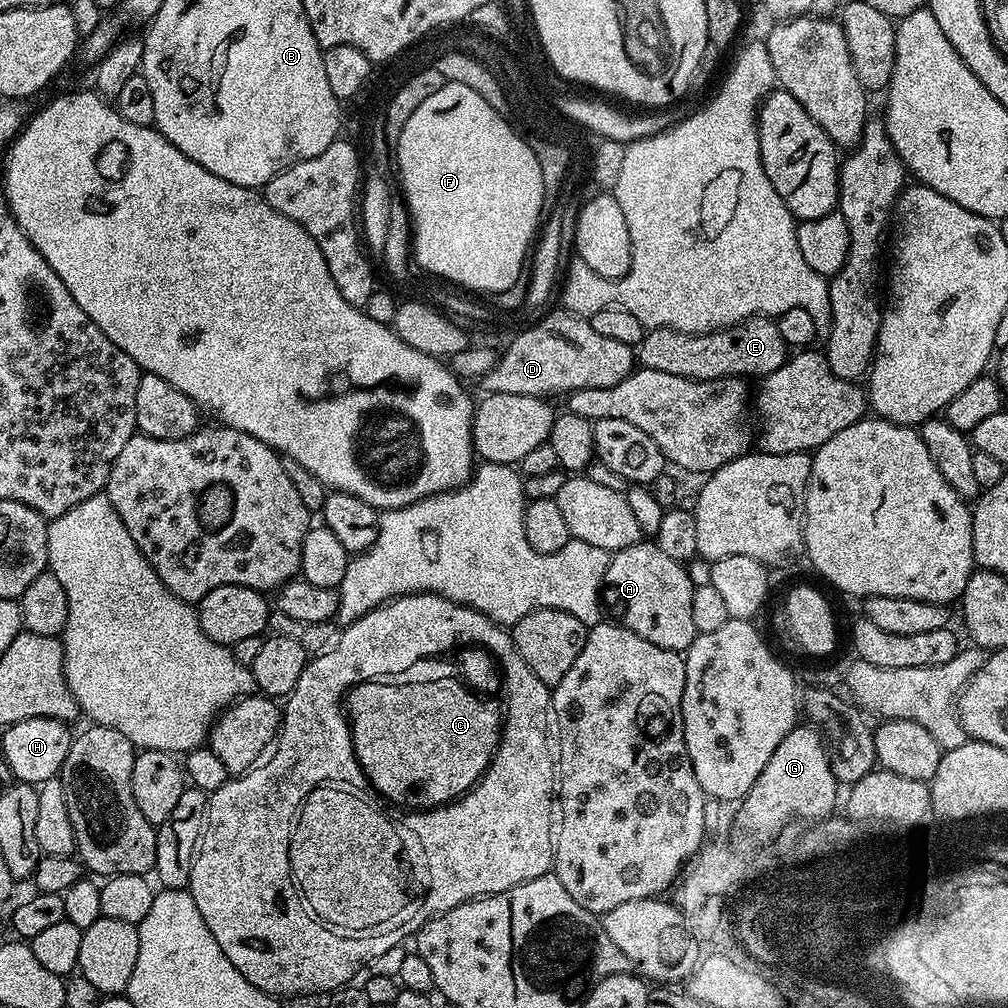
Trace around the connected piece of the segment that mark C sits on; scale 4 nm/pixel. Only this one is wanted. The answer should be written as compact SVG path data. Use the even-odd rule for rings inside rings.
M366 683L362 690L353 690L347 693L348 708L346 715L348 723L352 725L352 745L354 746L356 757L360 763L360 768L364 771L364 780L370 785L371 791L375 793L377 797L389 800L392 804L401 804L402 807L408 808L404 810L427 810L430 808L439 808L441 804L450 804L465 792L469 792L470 789L476 785L480 780L480 775L488 769L488 764L492 761L492 755L495 754L496 748L500 744L500 738L502 735L502 729L496 724L496 708L492 708L492 704L484 704L484 700L476 700L476 696L470 695L467 683L442 684L440 690L436 690L436 686L428 686L426 694L400 694L402 690L396 690L396 688L386 688L386 686L370 686ZM376 692L386 692L386 722L380 720L380 726L376 722L376 716L374 716L374 722L370 720L368 716L368 706L370 706L370 700L368 696L372 694L376 696Z

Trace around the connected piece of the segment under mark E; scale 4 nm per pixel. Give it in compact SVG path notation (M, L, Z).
M752 316L749 320L742 321L741 324L731 324L729 328L699 334L679 332L673 328L650 328L645 331L642 342L636 345L634 351L639 367L662 370L662 374L678 374L678 378L690 378L691 380L717 380L727 376L763 378L781 368L790 355L788 344L782 342L782 334L778 334L775 319L766 316Z

